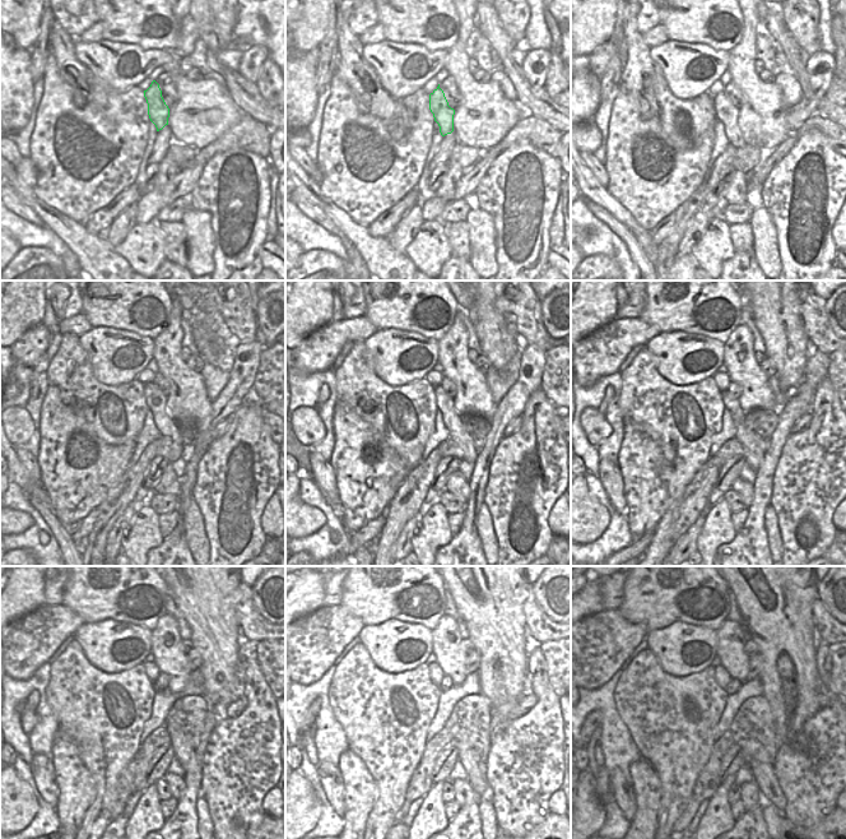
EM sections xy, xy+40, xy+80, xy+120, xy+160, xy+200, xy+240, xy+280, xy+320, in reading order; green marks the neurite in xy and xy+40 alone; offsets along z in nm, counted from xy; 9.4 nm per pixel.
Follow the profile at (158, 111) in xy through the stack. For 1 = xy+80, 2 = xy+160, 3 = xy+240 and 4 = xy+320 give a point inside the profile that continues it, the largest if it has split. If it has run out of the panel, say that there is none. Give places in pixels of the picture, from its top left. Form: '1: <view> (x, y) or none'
1: xy+80 (725, 111)
2: xy+160 (458, 431)
3: xy+240 (184, 749)
4: xy+320 (763, 775)

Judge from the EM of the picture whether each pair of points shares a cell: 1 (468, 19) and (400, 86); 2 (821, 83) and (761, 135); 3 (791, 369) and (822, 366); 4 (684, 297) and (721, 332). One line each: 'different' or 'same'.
1: different
2: different
3: different
4: same

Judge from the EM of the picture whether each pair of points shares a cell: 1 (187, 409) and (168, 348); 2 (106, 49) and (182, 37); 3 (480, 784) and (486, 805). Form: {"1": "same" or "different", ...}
{"1": "same", "2": "different", "3": "different"}

